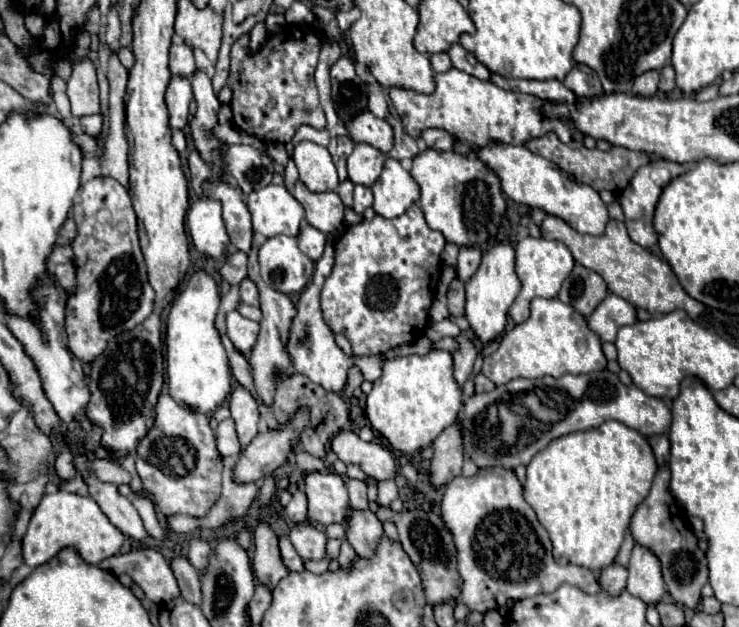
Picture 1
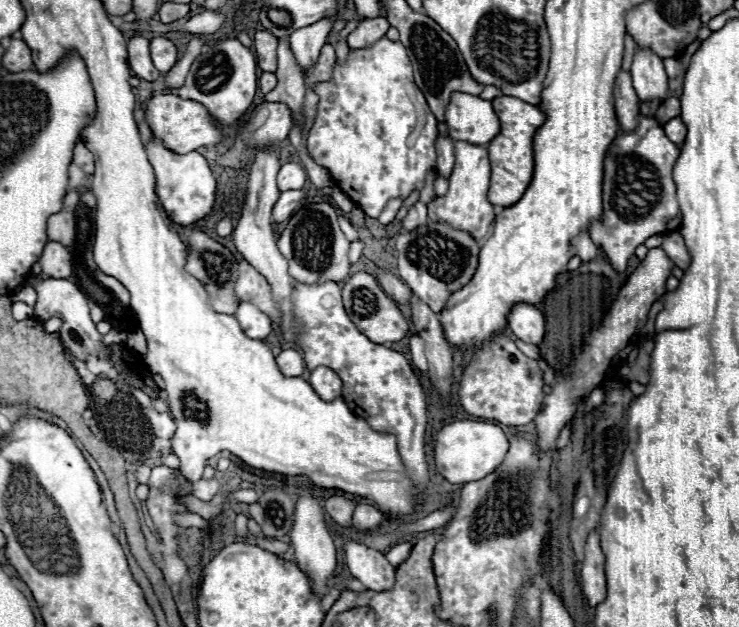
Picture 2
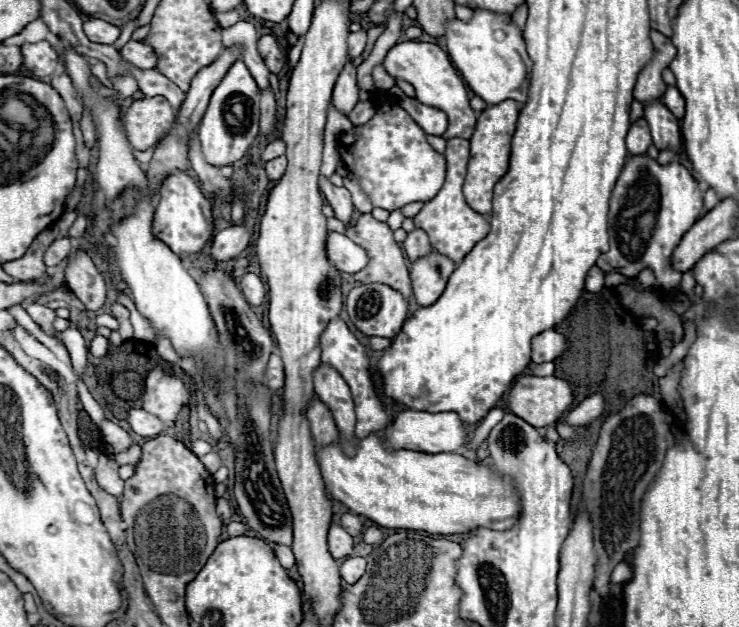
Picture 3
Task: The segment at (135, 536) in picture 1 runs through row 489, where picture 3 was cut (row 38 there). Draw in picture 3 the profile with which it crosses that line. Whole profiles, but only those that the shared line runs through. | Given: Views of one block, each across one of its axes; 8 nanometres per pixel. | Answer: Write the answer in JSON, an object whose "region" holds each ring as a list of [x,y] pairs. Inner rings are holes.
{"region":[[[92,20],[92,24],[84,24],[84,30],[92,30],[92,42],[98,44],[112,44],[120,36],[120,28],[104,20]]]}

